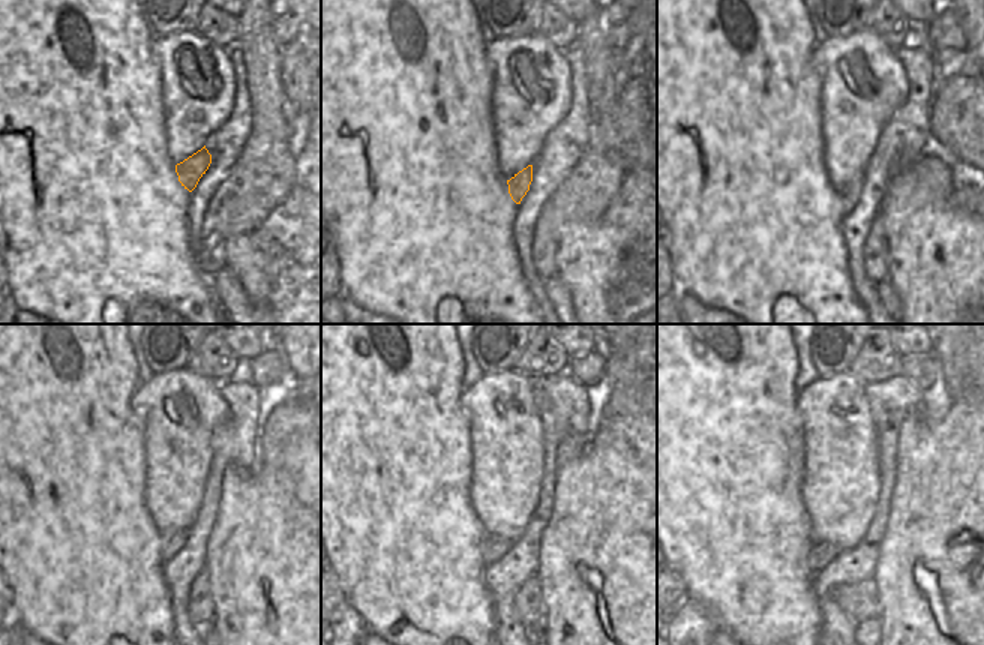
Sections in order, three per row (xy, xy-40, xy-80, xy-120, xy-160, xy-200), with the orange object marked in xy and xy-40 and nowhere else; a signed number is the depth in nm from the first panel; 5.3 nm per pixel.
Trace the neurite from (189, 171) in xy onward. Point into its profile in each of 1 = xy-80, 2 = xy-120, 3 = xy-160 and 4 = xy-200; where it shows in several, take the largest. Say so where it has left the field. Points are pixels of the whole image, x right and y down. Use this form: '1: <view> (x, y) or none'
1: xy-80 (848, 197)
2: xy-120 (171, 542)
3: xy-160 (491, 548)
4: xy-200 (821, 554)

